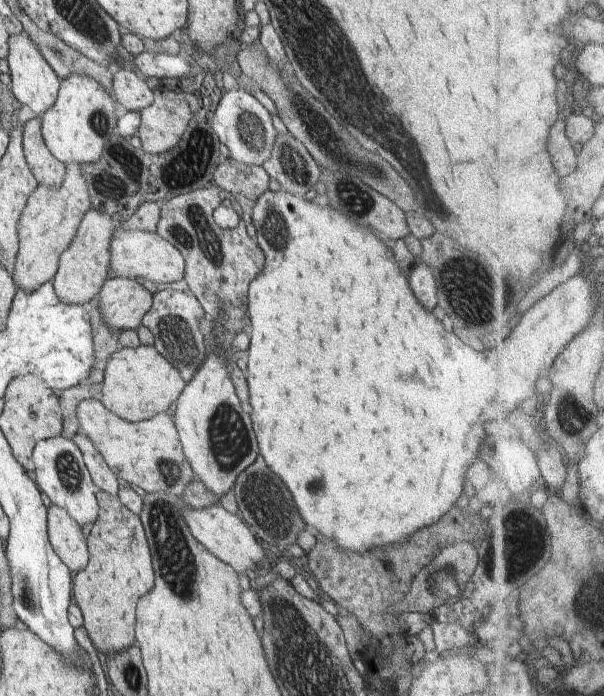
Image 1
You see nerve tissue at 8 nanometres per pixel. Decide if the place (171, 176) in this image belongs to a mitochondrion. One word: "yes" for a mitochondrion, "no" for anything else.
no

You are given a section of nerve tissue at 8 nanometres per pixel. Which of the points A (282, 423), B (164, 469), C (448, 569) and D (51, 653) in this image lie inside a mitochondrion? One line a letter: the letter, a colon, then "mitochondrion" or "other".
A: other
B: mitochondrion
C: other
D: other

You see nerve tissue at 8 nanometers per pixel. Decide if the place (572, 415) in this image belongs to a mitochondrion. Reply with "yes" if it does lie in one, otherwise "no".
yes

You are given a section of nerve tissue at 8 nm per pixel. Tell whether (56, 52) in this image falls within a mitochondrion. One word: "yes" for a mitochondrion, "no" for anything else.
yes

